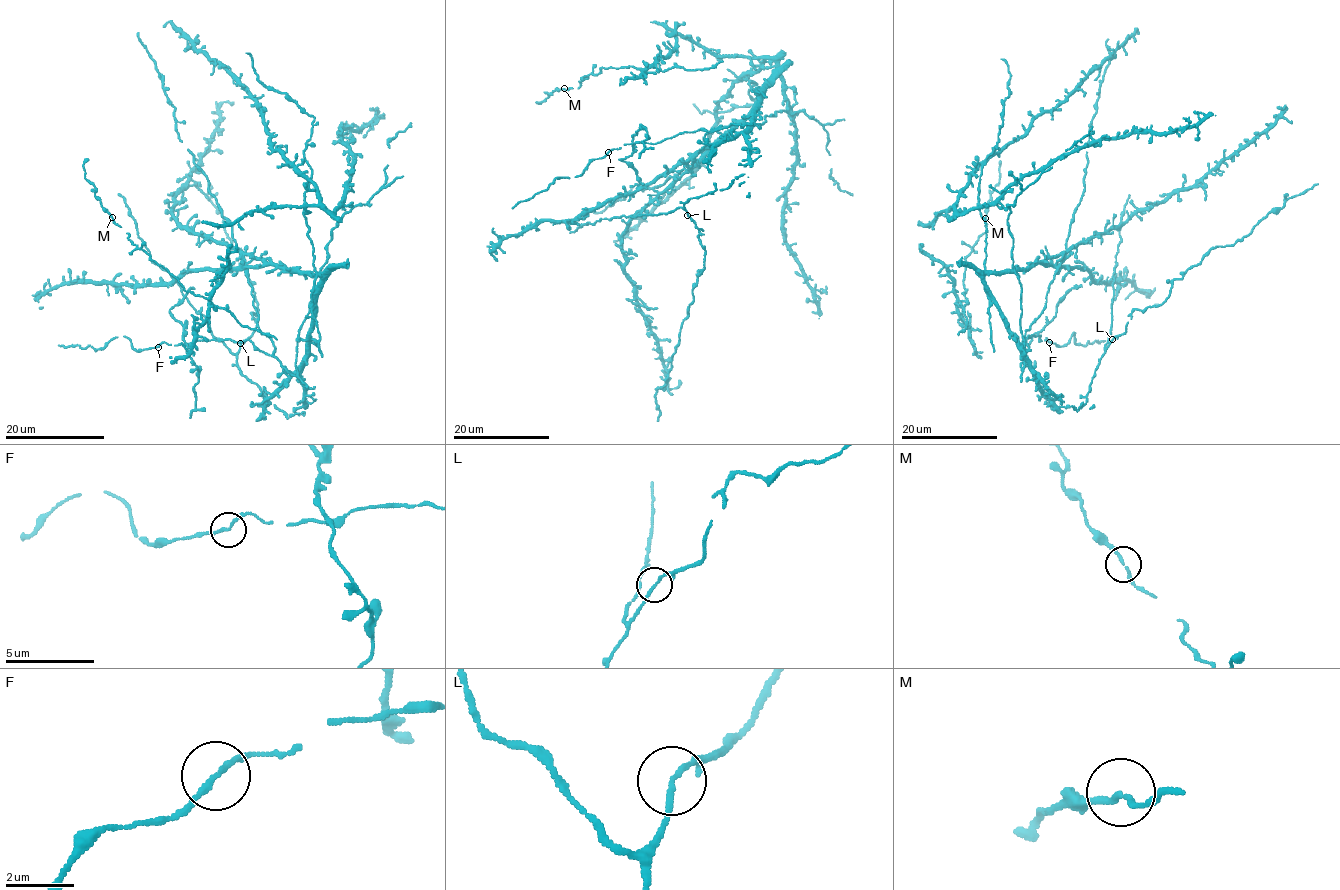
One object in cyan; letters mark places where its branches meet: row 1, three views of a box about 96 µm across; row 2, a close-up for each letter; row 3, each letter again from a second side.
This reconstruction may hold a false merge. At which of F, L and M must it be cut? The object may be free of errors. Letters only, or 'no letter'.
no letter

